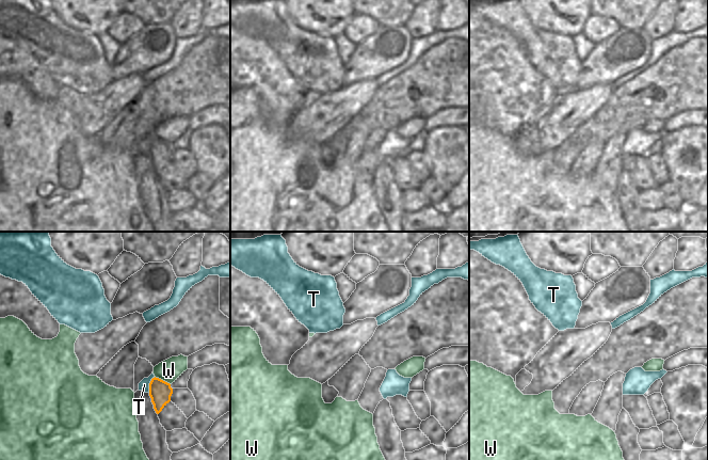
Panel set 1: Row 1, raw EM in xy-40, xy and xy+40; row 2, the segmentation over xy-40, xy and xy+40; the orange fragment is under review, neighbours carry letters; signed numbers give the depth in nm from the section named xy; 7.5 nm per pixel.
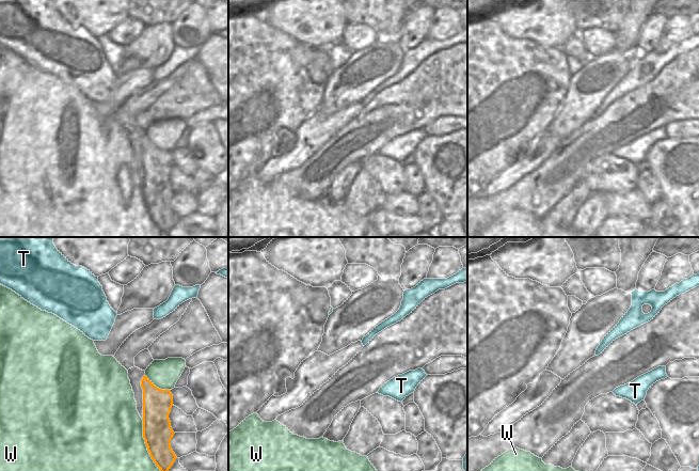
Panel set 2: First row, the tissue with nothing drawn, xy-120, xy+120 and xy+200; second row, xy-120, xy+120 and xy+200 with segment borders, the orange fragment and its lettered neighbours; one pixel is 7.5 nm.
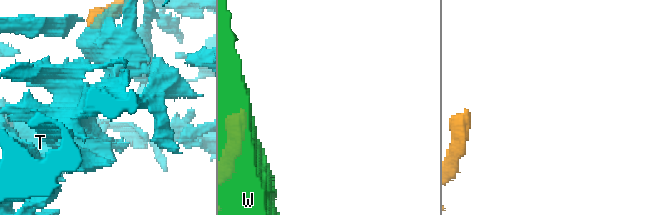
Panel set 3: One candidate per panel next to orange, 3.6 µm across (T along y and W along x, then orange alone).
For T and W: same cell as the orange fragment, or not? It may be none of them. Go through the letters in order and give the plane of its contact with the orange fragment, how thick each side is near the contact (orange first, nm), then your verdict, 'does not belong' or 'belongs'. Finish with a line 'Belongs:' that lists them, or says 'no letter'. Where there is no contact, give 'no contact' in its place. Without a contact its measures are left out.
T: meets orange in xy-40; 170 nm thick on the orange side, 80 nm on the other; does not belong
W: meets orange in xy-40; 170 nm thick on the orange side, 170 nm on the other; does not belong
Belongs: no letter

